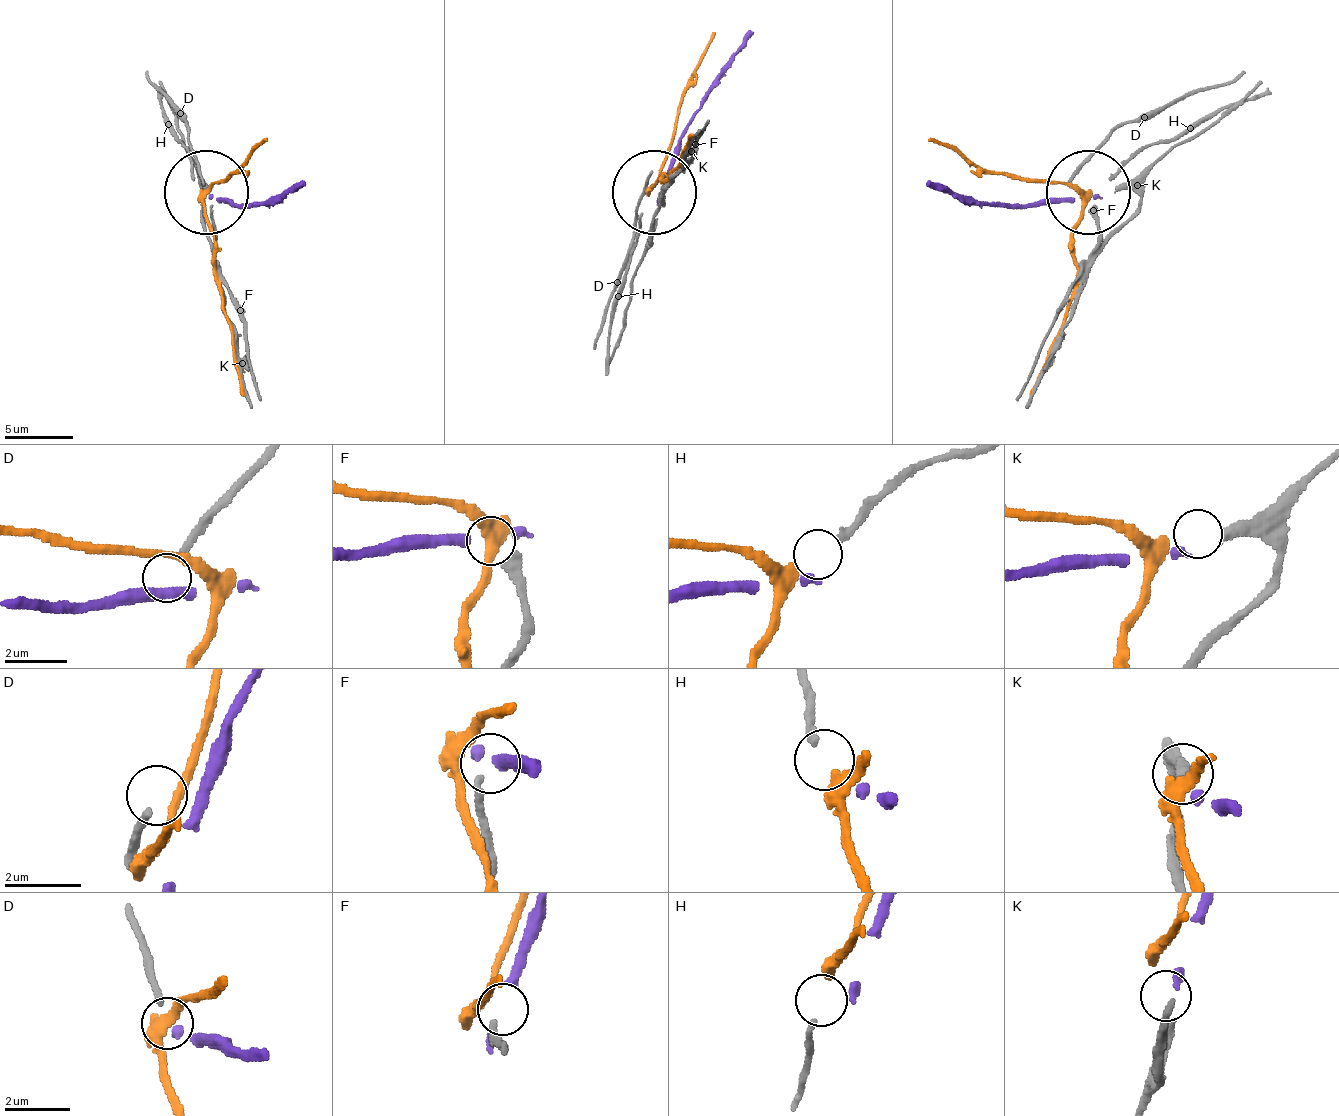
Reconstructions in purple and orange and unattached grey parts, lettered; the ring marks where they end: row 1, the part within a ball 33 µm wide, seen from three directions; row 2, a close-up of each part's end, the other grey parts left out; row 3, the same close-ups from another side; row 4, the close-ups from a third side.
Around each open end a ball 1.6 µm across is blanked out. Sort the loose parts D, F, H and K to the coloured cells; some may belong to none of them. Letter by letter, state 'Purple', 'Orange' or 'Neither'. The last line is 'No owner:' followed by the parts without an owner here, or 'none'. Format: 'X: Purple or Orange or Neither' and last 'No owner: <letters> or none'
D: Neither
F: Neither
H: Orange
K: Purple
No owner: D, F

